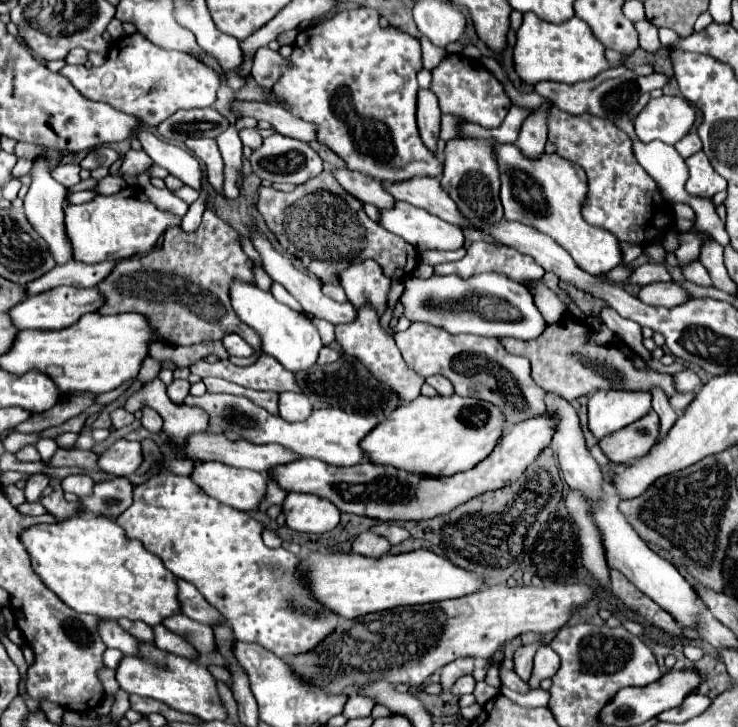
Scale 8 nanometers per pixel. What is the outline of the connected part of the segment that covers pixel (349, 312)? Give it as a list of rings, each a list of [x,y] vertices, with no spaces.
[[[251,228],[251,242],[253,242],[255,250],[257,250],[259,256],[261,256],[263,270],[271,276],[271,280],[283,284],[283,286],[287,288],[287,292],[289,292],[289,294],[303,306],[305,312],[311,312],[311,314],[315,314],[317,318],[329,320],[331,324],[345,324],[345,322],[355,320],[355,308],[353,308],[351,302],[343,302],[343,304],[339,304],[339,302],[327,298],[327,296],[321,292],[321,284],[319,284],[319,280],[317,280],[313,274],[307,274],[307,272],[297,270],[297,268],[293,266],[293,262],[291,262],[287,256],[279,254],[279,252],[271,246],[271,242],[269,242],[257,228]]]

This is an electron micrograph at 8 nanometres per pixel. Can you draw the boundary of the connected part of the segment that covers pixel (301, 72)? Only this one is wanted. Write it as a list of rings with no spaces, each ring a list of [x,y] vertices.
[[[357,8],[357,10],[347,10],[337,14],[335,18],[327,20],[327,22],[319,22],[315,26],[309,26],[305,30],[301,30],[297,34],[295,46],[293,46],[293,54],[289,56],[289,66],[285,68],[285,72],[281,74],[281,78],[275,82],[273,90],[283,96],[289,104],[291,104],[291,112],[303,120],[315,122],[319,124],[319,142],[329,146],[335,154],[339,154],[345,162],[347,168],[351,170],[359,170],[371,178],[383,180],[383,182],[395,182],[395,180],[409,180],[411,176],[441,176],[443,164],[437,160],[437,156],[421,142],[419,138],[419,130],[417,130],[417,120],[415,120],[415,108],[417,108],[417,72],[421,70],[421,46],[419,40],[397,30],[397,28],[381,28],[379,26],[379,14],[373,8]]]

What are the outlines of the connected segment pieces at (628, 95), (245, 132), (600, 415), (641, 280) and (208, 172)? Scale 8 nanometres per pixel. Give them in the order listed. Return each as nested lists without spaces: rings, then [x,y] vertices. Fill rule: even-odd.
[[[617,66],[617,68],[609,68],[601,74],[597,74],[593,80],[587,80],[587,82],[577,82],[577,84],[539,82],[539,84],[535,84],[535,92],[539,96],[551,100],[555,106],[559,106],[567,114],[573,114],[573,116],[591,114],[591,116],[597,116],[597,118],[617,120],[617,118],[625,118],[631,112],[631,108],[637,104],[637,100],[643,92],[663,88],[667,82],[669,82],[669,78],[665,74],[649,74],[645,78],[645,76],[633,74],[625,66]]]
[[[243,128],[243,130],[239,130],[239,138],[241,138],[241,142],[245,146],[249,146],[253,150],[259,148],[259,144],[263,142],[263,138],[261,138],[261,134],[259,134],[257,128]]]
[[[595,392],[589,398],[589,430],[601,440],[631,422],[639,420],[651,410],[649,392]]]
[[[646,263],[636,269],[626,281],[630,284],[645,286],[649,282],[667,282],[671,280],[669,272],[661,264]]]
[[[195,136],[185,142],[185,146],[205,164],[205,176],[217,194],[223,194],[223,158],[217,142],[213,138]]]

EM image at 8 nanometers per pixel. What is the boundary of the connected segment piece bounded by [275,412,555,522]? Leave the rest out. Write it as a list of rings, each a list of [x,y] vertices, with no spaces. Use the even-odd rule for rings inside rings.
[[[549,412],[507,426],[507,432],[503,432],[503,440],[499,440],[495,452],[491,452],[487,460],[479,462],[467,472],[441,478],[419,476],[395,466],[383,466],[373,462],[363,462],[355,466],[331,466],[315,458],[299,458],[295,460],[295,464],[287,464],[287,468],[277,468],[275,472],[279,472],[279,480],[283,480],[283,488],[287,488],[287,492],[309,492],[323,496],[331,500],[341,512],[377,518],[383,522],[429,520],[441,514],[449,514],[453,508],[469,502],[475,496],[515,484],[523,476],[527,466],[551,444],[553,434],[555,416],[551,416]]]

